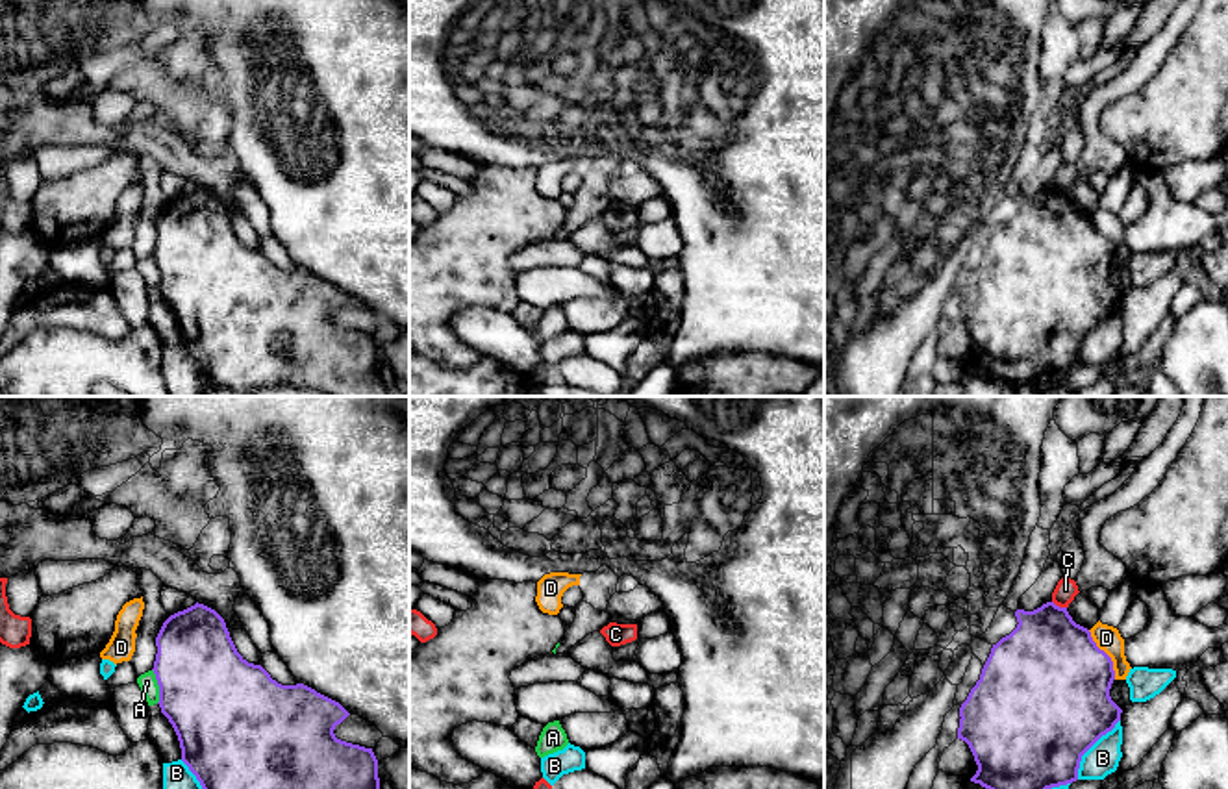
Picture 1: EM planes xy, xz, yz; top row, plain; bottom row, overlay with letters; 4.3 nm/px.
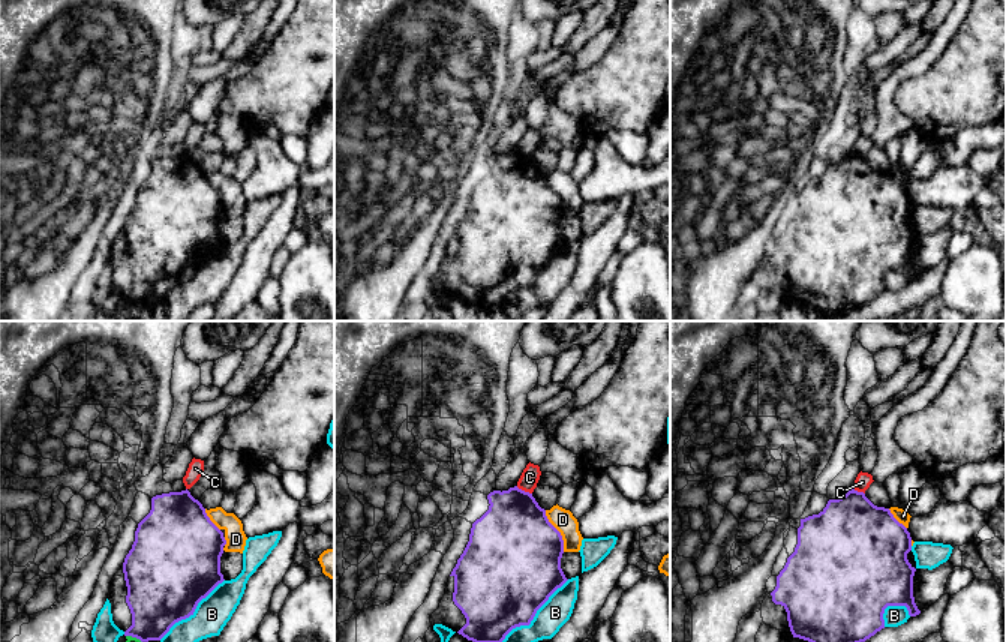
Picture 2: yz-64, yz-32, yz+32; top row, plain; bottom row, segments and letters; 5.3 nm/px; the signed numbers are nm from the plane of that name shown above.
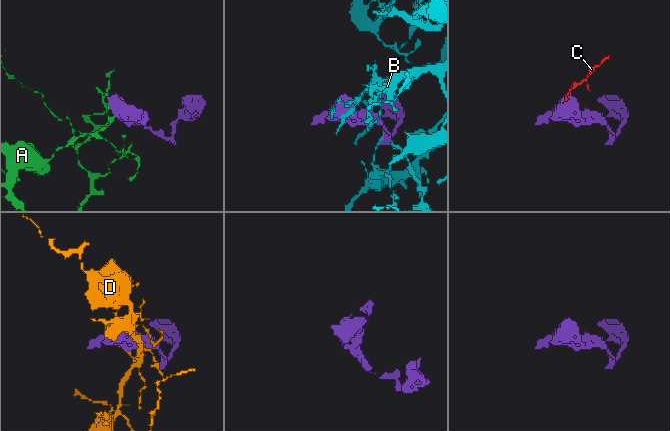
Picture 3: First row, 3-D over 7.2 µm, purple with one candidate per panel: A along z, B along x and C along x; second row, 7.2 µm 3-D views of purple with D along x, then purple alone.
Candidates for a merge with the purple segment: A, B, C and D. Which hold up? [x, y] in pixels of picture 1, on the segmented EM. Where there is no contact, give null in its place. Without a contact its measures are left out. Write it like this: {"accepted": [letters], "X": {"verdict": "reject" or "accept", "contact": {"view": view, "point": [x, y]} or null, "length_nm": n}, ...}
{"accepted": [], "A": {"verdict": "reject", "contact": {"view": "xy", "point": [158, 684]}, "length_nm": 150}, "B": {"verdict": "reject", "contact": {"view": "yz", "point": [1090, 747]}, "length_nm": 320}, "C": {"verdict": "reject", "contact": {"view": "yz", "point": [1058, 606]}, "length_nm": 70}, "D": {"verdict": "reject", "contact": {"view": "yz", "point": [1106, 654]}, "length_nm": 240}}

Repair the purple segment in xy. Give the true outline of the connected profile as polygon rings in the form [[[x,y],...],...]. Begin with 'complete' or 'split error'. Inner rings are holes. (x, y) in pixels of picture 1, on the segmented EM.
complete; [[[196,602],[170,615],[156,646],[157,704],[202,789],[380,789],[372,748],[333,733],[350,713],[304,683],[282,685],[248,663],[215,609]]]

